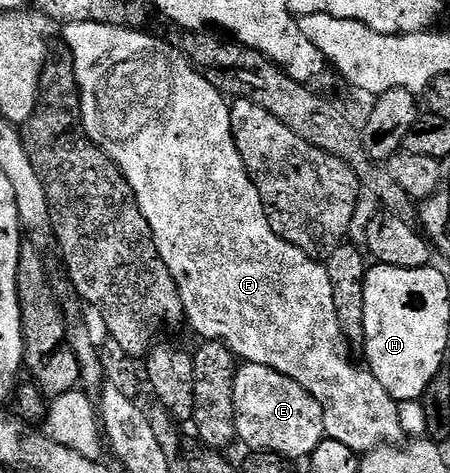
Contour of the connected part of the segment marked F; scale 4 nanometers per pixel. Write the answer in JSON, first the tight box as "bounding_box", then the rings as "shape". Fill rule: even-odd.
{"bounding_box":[63,23,405,453],"shape":[[[69,23],[63,28],[64,43],[72,50],[70,62],[72,72],[76,78],[76,90],[80,93],[80,125],[84,129],[88,140],[96,147],[101,147],[110,157],[110,161],[122,173],[122,177],[130,185],[133,197],[136,198],[138,209],[142,217],[150,225],[150,233],[154,237],[154,245],[158,249],[160,259],[170,269],[174,281],[178,285],[180,306],[183,318],[201,336],[201,340],[212,340],[227,345],[236,356],[237,360],[244,363],[257,363],[266,365],[302,385],[306,393],[318,401],[324,418],[324,434],[327,438],[340,441],[350,449],[359,453],[373,451],[376,447],[396,445],[405,438],[404,430],[400,424],[400,404],[382,389],[372,372],[363,366],[355,367],[348,356],[350,344],[345,339],[342,329],[338,325],[338,313],[334,313],[334,289],[330,286],[330,273],[327,266],[319,258],[307,255],[302,249],[290,245],[286,240],[279,239],[270,225],[264,212],[262,197],[248,176],[246,165],[238,153],[238,145],[232,136],[232,122],[230,121],[230,103],[225,92],[214,89],[210,81],[200,71],[197,71],[179,51],[166,45],[160,39],[147,35],[147,30],[133,29],[131,27],[118,27],[115,23]],[[99,107],[112,107],[109,111],[96,111]]]}

